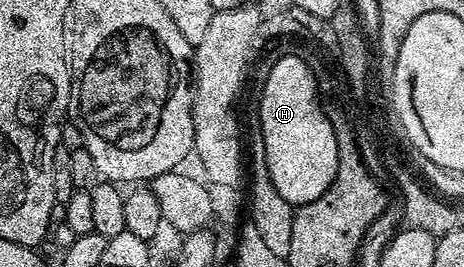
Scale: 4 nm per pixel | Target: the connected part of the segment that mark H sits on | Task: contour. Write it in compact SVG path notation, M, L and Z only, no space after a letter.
M297 53L282 56L267 71L260 91L258 129L264 142L268 176L289 205L309 203L330 189L338 173L338 141L324 112L318 75Z

